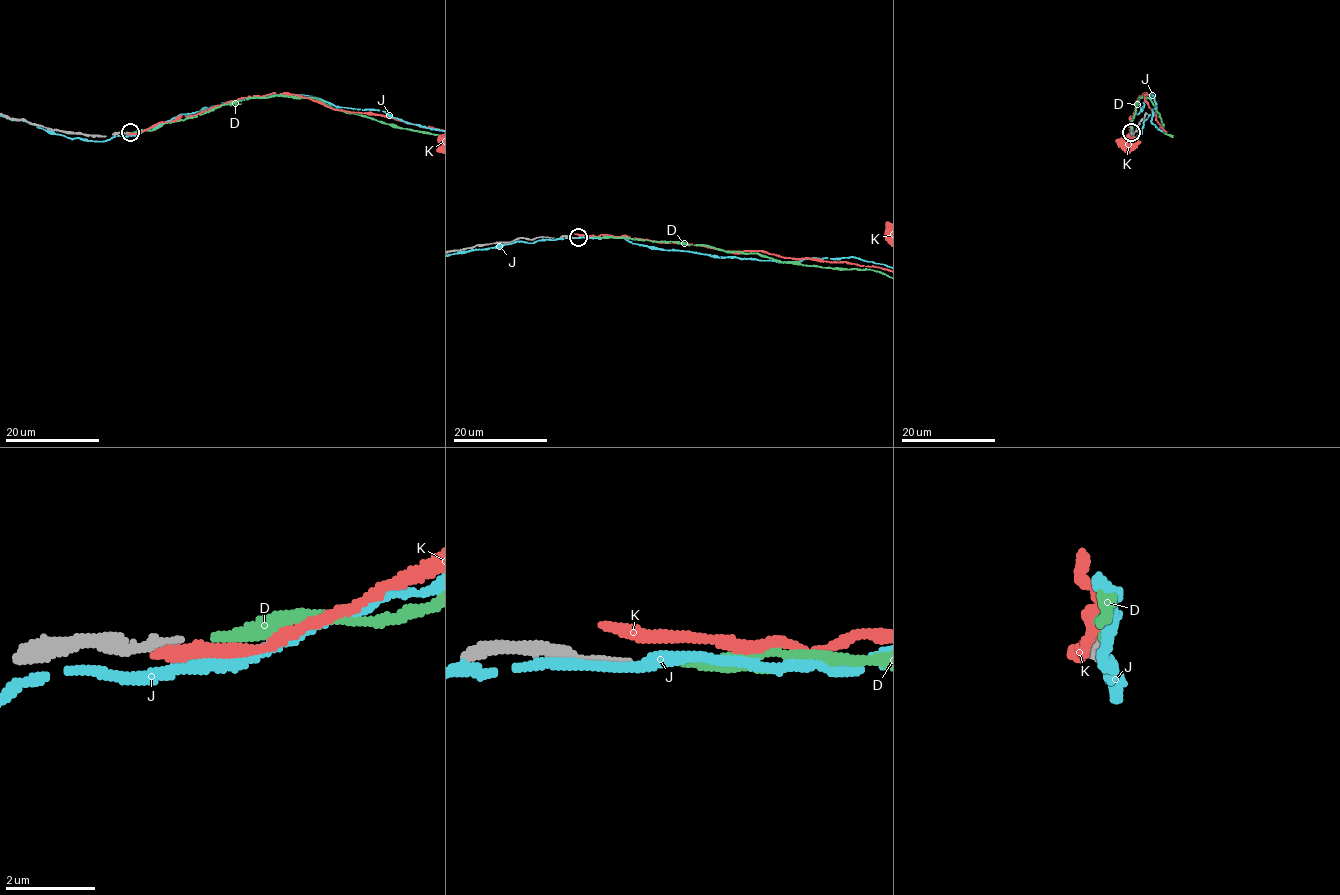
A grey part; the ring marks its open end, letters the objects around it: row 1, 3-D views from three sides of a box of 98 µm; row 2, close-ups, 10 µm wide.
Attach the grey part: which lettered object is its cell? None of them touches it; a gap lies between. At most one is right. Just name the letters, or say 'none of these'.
D

